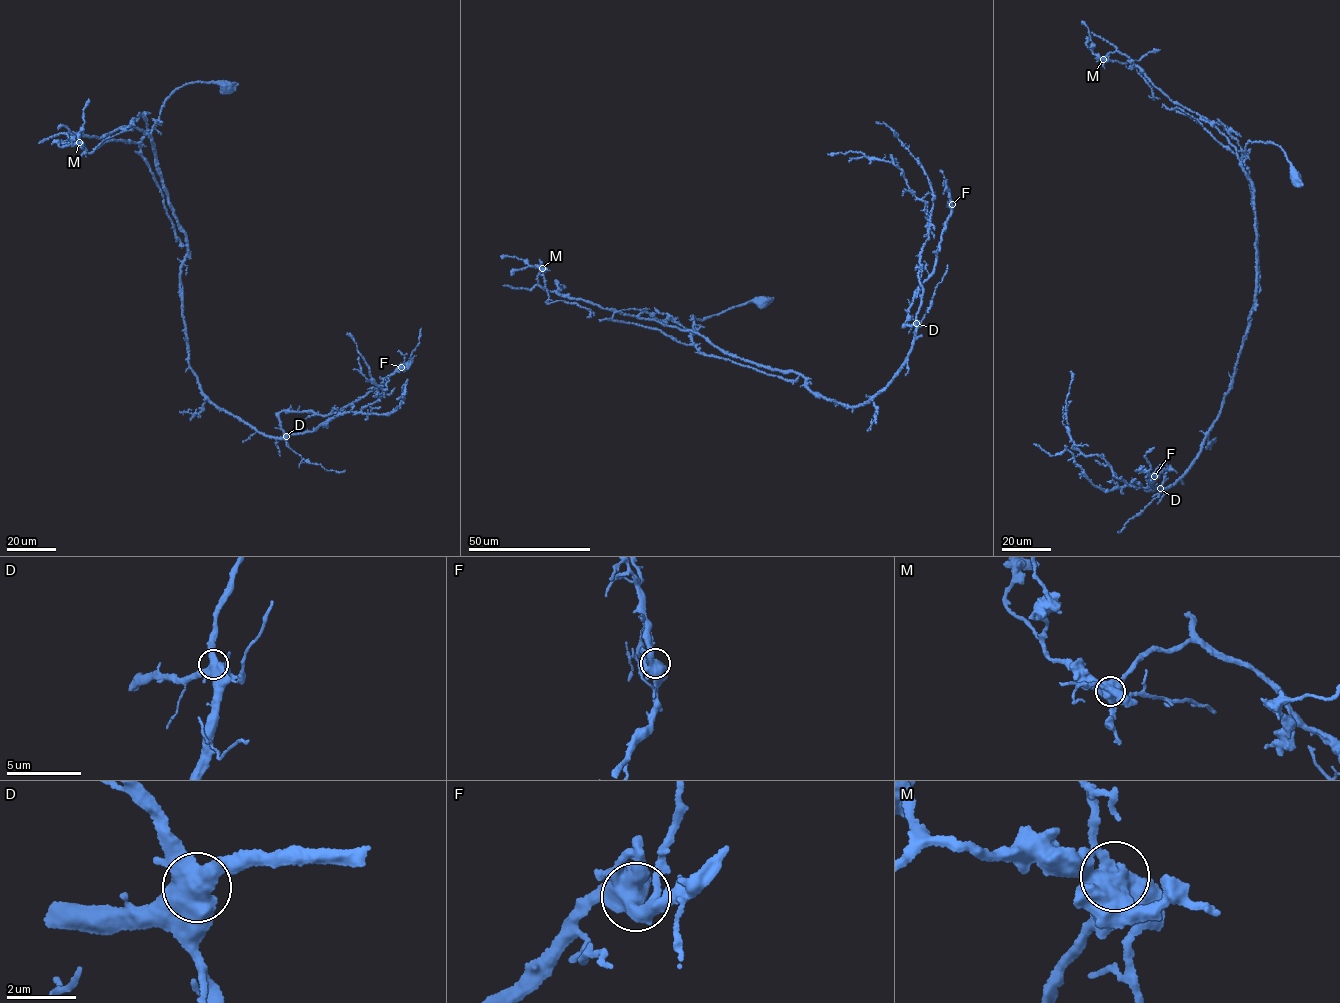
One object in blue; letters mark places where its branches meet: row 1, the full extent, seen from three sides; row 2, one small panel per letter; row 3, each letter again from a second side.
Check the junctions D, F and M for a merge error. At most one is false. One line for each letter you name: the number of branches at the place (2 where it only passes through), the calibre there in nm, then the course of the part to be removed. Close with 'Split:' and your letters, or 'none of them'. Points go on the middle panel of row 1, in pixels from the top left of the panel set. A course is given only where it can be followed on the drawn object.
Split: none of them

